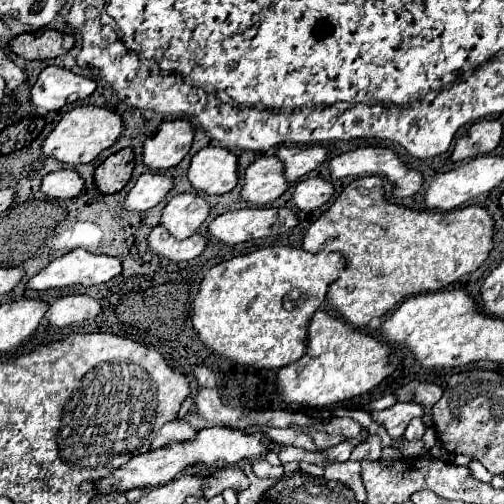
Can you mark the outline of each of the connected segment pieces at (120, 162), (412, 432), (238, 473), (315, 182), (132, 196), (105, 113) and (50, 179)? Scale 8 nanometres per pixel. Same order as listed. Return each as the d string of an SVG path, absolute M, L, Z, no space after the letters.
M121 149L109 155L93 173L95 185L101 193L117 193L125 187L133 171L133 151Z
M413 419L413 421L407 425L403 437L405 437L407 441L415 441L415 439L421 439L423 433L425 433L425 425L423 425L423 421L421 421L421 419Z
M227 467L227 469L219 469L215 471L209 481L207 481L207 489L203 489L203 497L211 499L215 495L221 495L223 489L233 489L233 491L243 491L249 487L249 479L243 473L241 467Z
M309 177L295 185L295 191L291 195L291 203L297 209L313 211L329 201L333 195L333 185L321 177Z
M143 173L135 187L127 193L127 199L123 203L123 207L127 211L147 211L151 207L155 207L165 195L167 191L173 187L173 181L167 175L161 173Z
M81 105L73 107L71 111L63 113L55 129L47 135L47 139L41 145L41 153L57 159L67 165L79 165L79 163L89 163L93 161L103 149L111 147L115 139L121 135L123 123L121 117L105 107L93 107L93 105Z
M59 169L43 177L41 193L53 199L71 199L77 197L83 189L83 179L73 169Z

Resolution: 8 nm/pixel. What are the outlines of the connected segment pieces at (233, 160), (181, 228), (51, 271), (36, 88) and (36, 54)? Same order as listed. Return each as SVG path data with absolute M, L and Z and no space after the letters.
M205 147L191 159L187 179L205 195L223 195L237 185L237 157L223 147Z
M201 193L173 195L161 213L161 225L175 237L191 237L209 215L209 203Z
M73 249L67 255L53 259L43 271L27 281L27 289L47 291L69 285L99 285L121 273L121 263L115 257L95 255L85 249Z
M55 65L45 67L31 89L31 105L41 111L59 111L65 105L65 99L77 93L79 99L89 97L95 91L95 81L61 69Z
M45 27L13 37L9 41L9 47L23 59L53 59L67 53L73 47L73 43L73 35Z

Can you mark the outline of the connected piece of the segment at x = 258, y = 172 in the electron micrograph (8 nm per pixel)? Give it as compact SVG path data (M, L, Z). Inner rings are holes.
M259 157L245 171L241 199L249 205L267 205L283 195L287 187L289 183L283 177L283 165L279 165L279 159Z

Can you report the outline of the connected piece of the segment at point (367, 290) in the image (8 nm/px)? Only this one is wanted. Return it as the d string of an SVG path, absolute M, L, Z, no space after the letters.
M361 177L351 181L331 203L331 207L309 225L309 229L303 233L301 247L311 253L337 251L345 257L345 269L333 283L335 289L327 291L327 303L351 327L365 327L373 317L385 315L409 295L443 289L461 275L473 273L493 249L491 235L493 219L479 205L469 205L455 211L413 211L385 197L381 177Z

